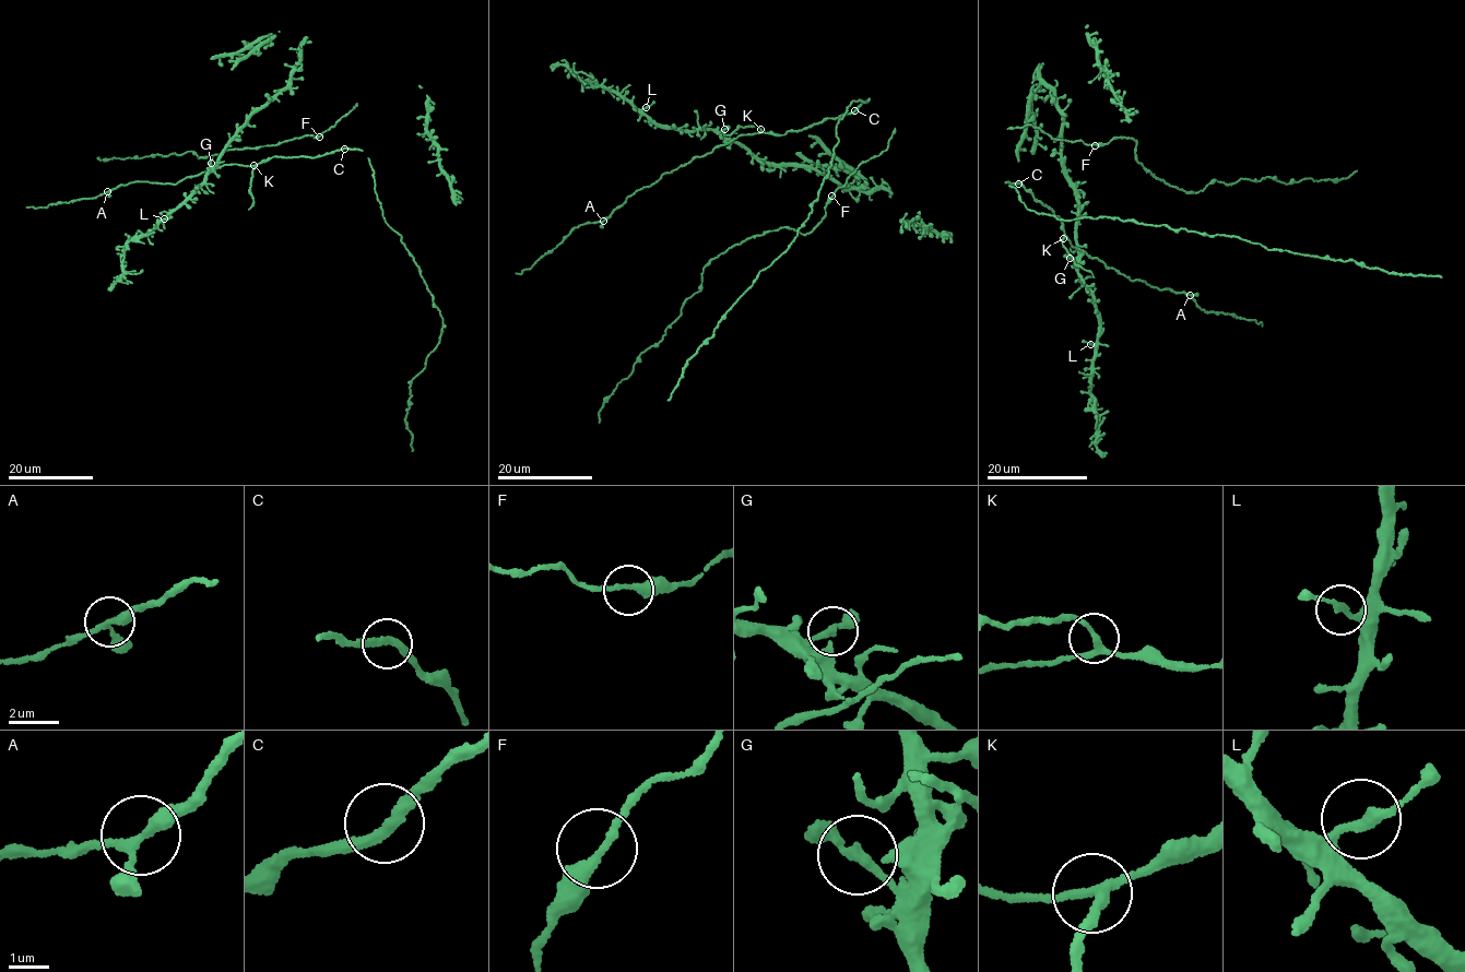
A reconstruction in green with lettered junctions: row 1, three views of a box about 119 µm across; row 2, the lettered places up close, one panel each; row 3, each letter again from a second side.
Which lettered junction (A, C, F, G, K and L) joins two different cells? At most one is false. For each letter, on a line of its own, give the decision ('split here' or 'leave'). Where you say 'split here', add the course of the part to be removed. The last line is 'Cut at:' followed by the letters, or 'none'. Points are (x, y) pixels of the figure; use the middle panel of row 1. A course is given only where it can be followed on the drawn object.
A: leave
C: leave
F: leave
G: leave
K: leave
L: leave
Cut at: none

